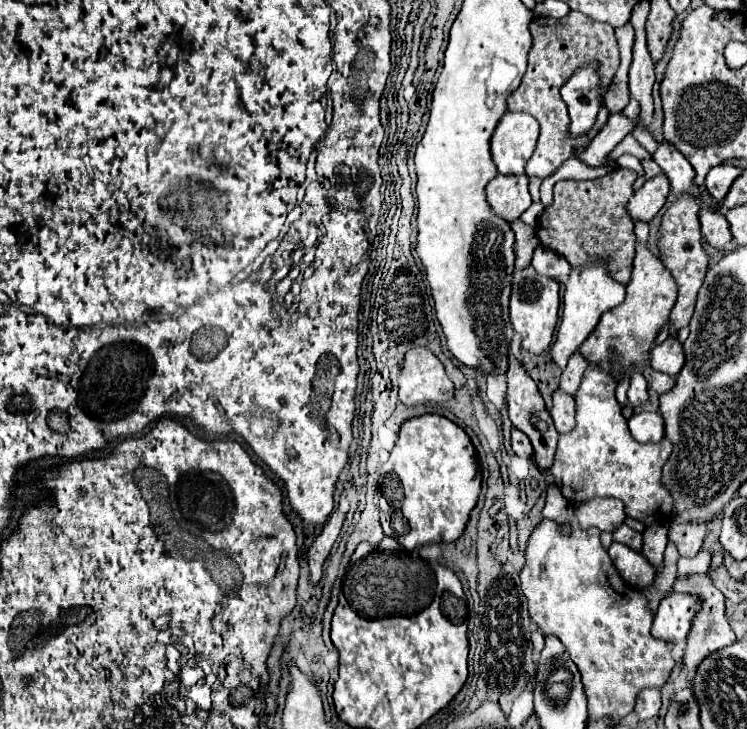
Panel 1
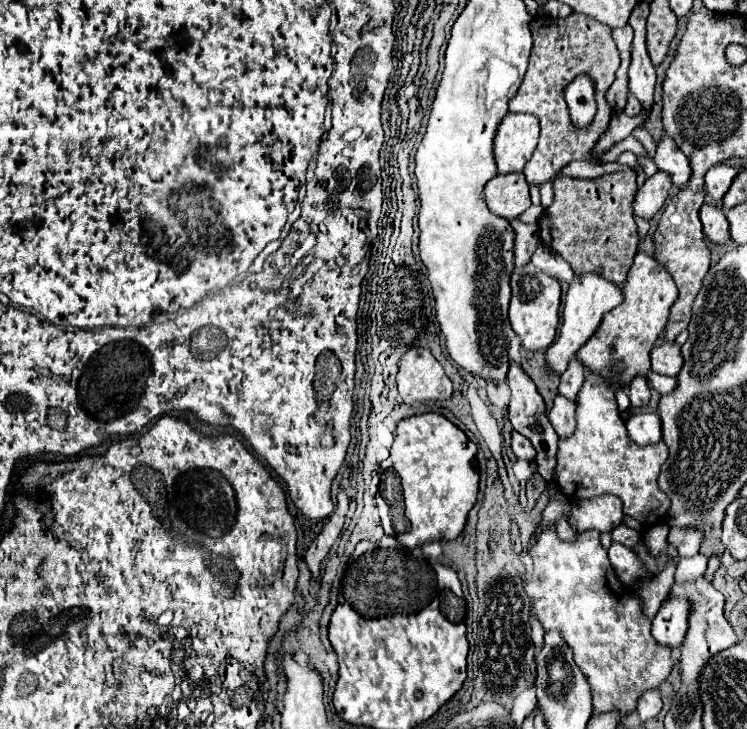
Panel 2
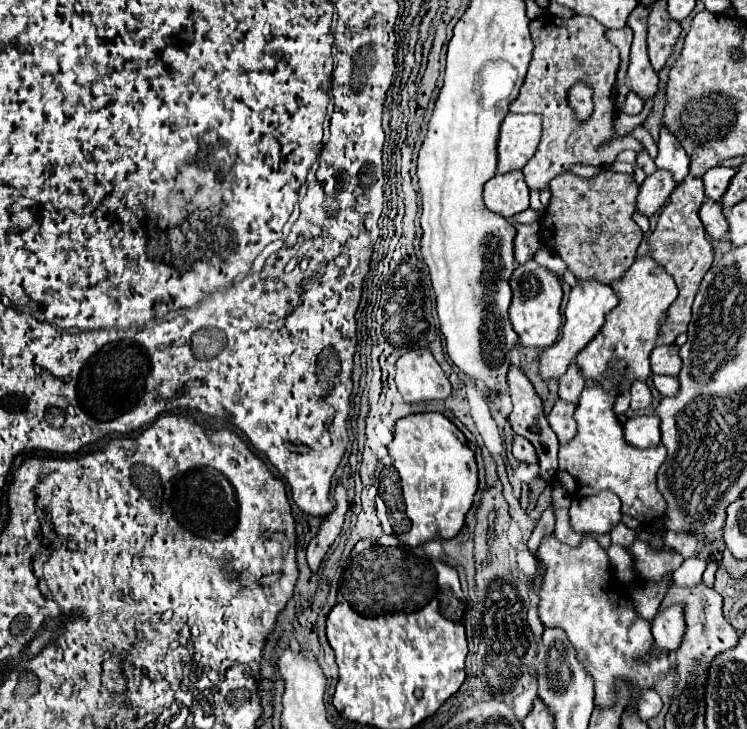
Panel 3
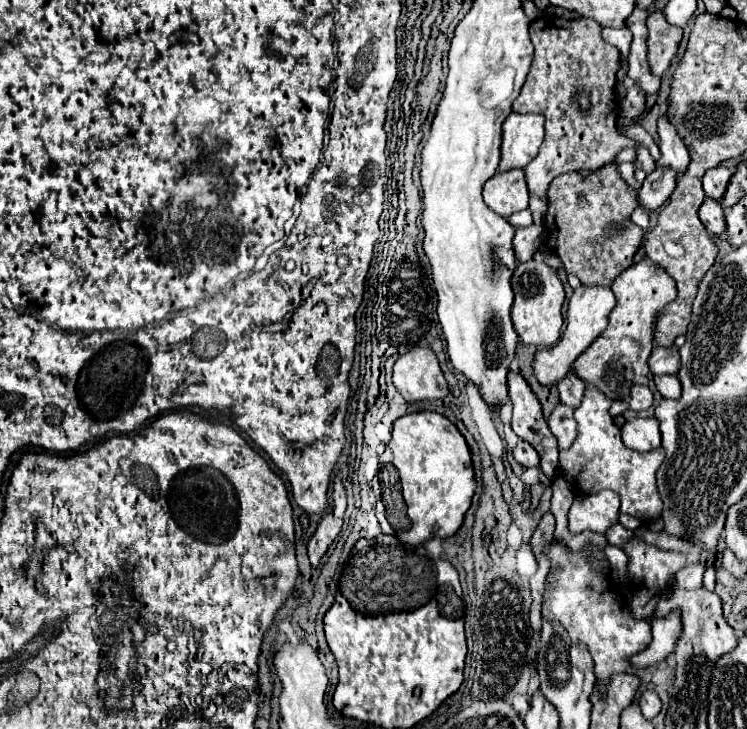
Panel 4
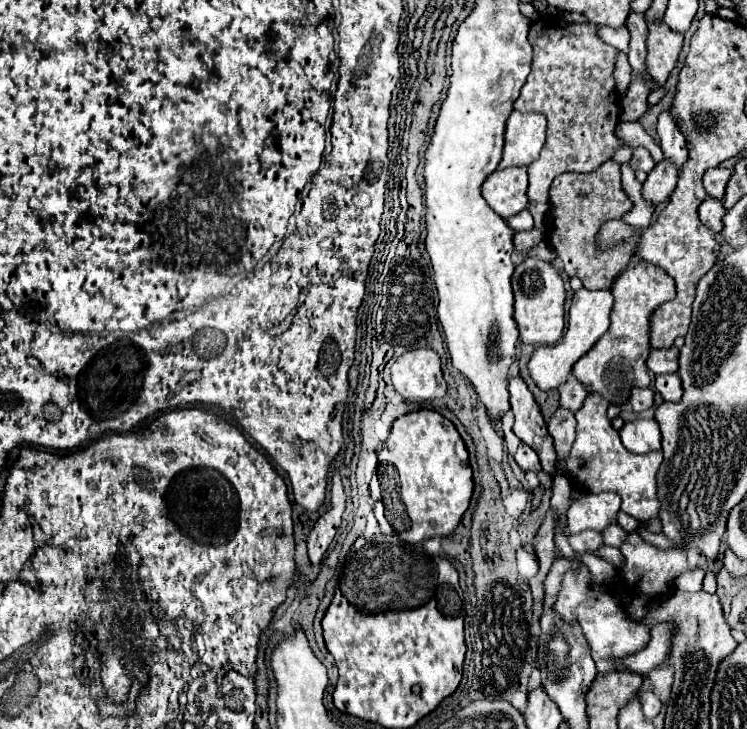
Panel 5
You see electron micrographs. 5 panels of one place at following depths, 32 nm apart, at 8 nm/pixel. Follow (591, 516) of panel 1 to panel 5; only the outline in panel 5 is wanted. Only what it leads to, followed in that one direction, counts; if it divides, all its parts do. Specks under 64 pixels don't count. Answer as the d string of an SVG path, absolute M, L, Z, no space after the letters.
M614 492L586 493L572 502L568 510L568 530L578 534L582 530L602 532L606 526L616 524L620 510L620 496Z

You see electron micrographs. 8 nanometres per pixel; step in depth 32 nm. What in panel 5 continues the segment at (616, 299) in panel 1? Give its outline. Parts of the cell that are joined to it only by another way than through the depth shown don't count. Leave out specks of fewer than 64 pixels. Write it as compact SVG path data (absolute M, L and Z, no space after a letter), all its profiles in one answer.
M580 288L578 292L574 292L572 302L570 302L570 310L568 310L568 326L566 332L562 336L562 340L554 346L540 346L536 348L536 352L532 354L528 368L530 374L534 378L534 382L538 384L538 388L542 390L554 390L560 384L564 384L564 380L570 376L574 362L584 356L584 352L588 352L594 342L608 330L608 316L610 310L614 306L614 296L610 290L588 290L588 288Z

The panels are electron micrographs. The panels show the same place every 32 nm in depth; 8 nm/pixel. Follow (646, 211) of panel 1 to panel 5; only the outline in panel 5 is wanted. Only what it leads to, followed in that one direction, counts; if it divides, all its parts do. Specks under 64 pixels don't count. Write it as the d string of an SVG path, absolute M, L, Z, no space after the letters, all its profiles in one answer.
M658 162L642 186L642 198L656 208L658 204L668 200L668 196L676 188L676 182L678 182L676 168L668 168L668 164Z

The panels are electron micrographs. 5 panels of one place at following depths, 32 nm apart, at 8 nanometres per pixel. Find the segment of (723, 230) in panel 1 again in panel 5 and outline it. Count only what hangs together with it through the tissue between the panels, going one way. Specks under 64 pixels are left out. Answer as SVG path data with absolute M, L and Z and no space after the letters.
M710 196L700 204L700 208L698 208L698 214L700 214L700 220L714 232L714 234L718 234L718 232L722 232L722 228L724 228L724 224L722 224L722 218L724 218L724 206L722 206L722 202L720 200L712 200Z

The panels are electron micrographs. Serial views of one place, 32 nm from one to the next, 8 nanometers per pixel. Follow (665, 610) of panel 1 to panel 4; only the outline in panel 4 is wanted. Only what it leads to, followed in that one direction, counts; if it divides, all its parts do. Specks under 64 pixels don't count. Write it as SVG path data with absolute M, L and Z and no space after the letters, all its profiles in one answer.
M676 610L668 612L666 616L658 618L658 620L652 620L652 638L654 640L644 652L640 652L632 658L632 664L650 666L650 664L664 660L668 654L674 652L680 632L682 632L682 620Z

